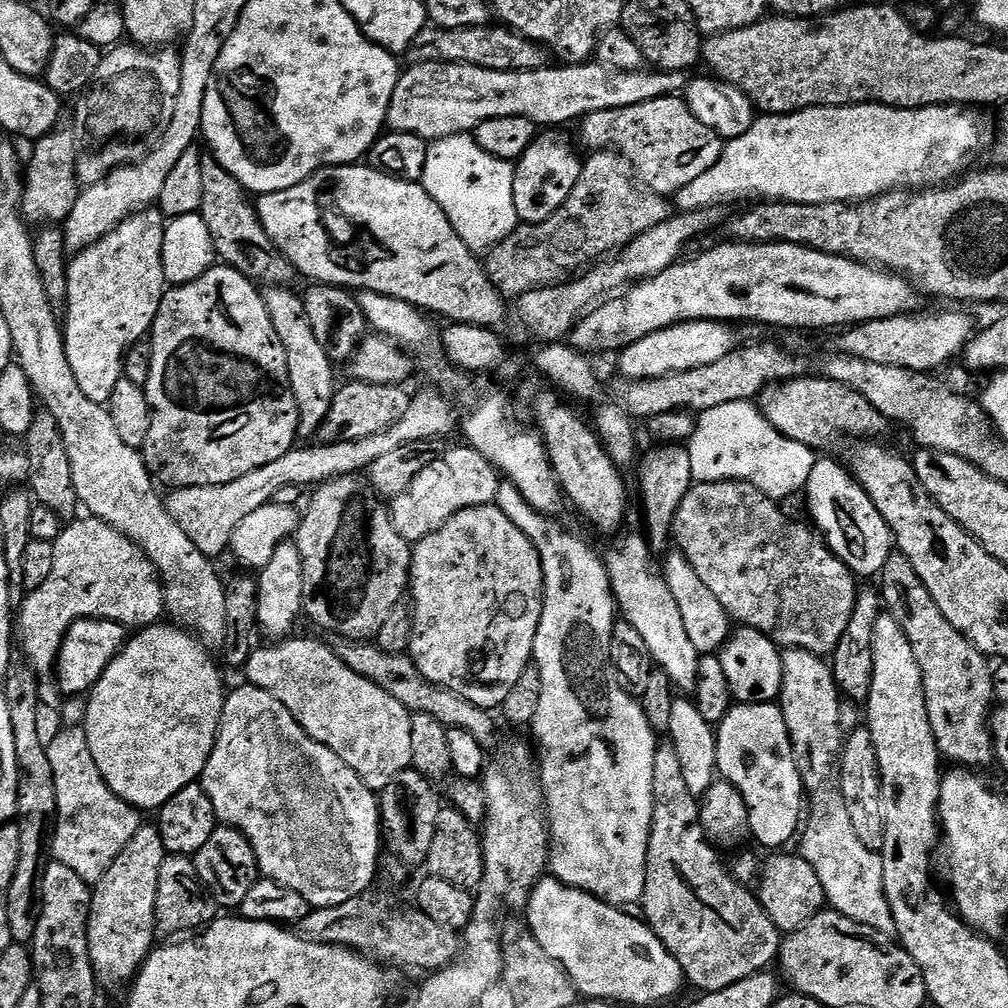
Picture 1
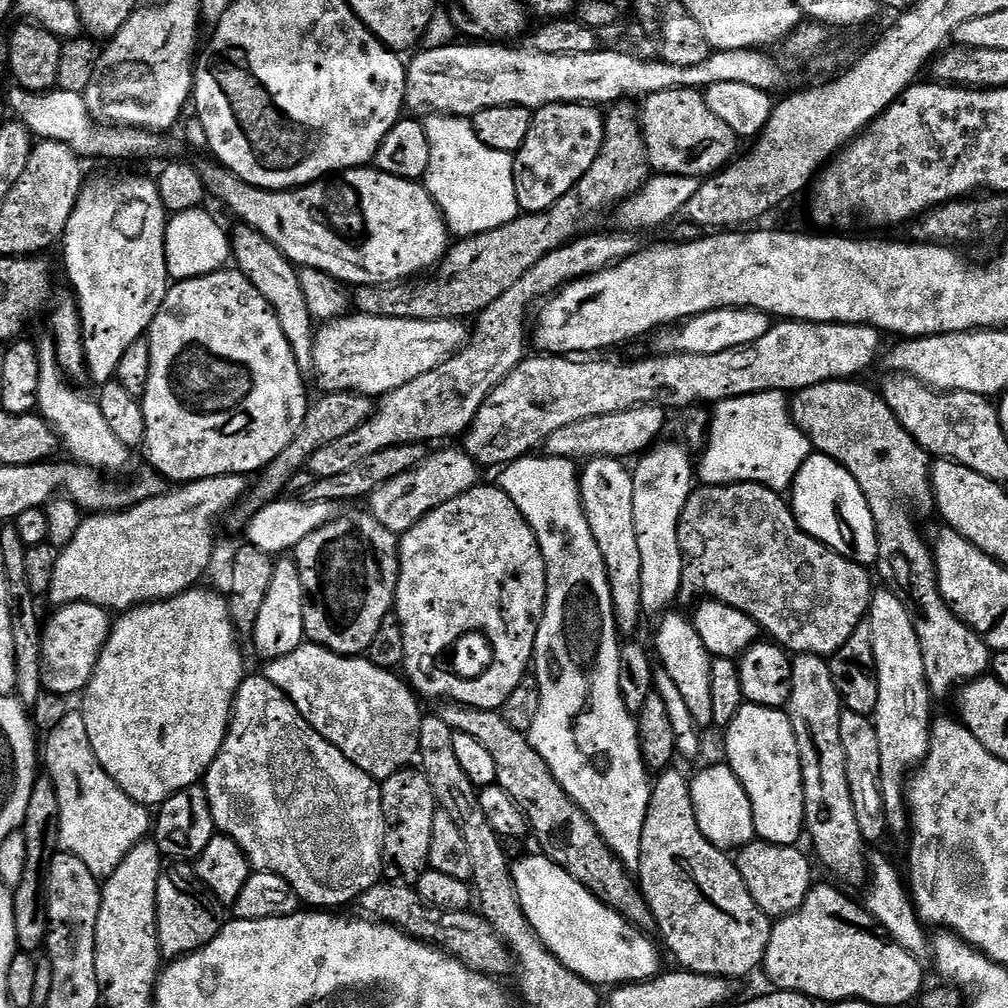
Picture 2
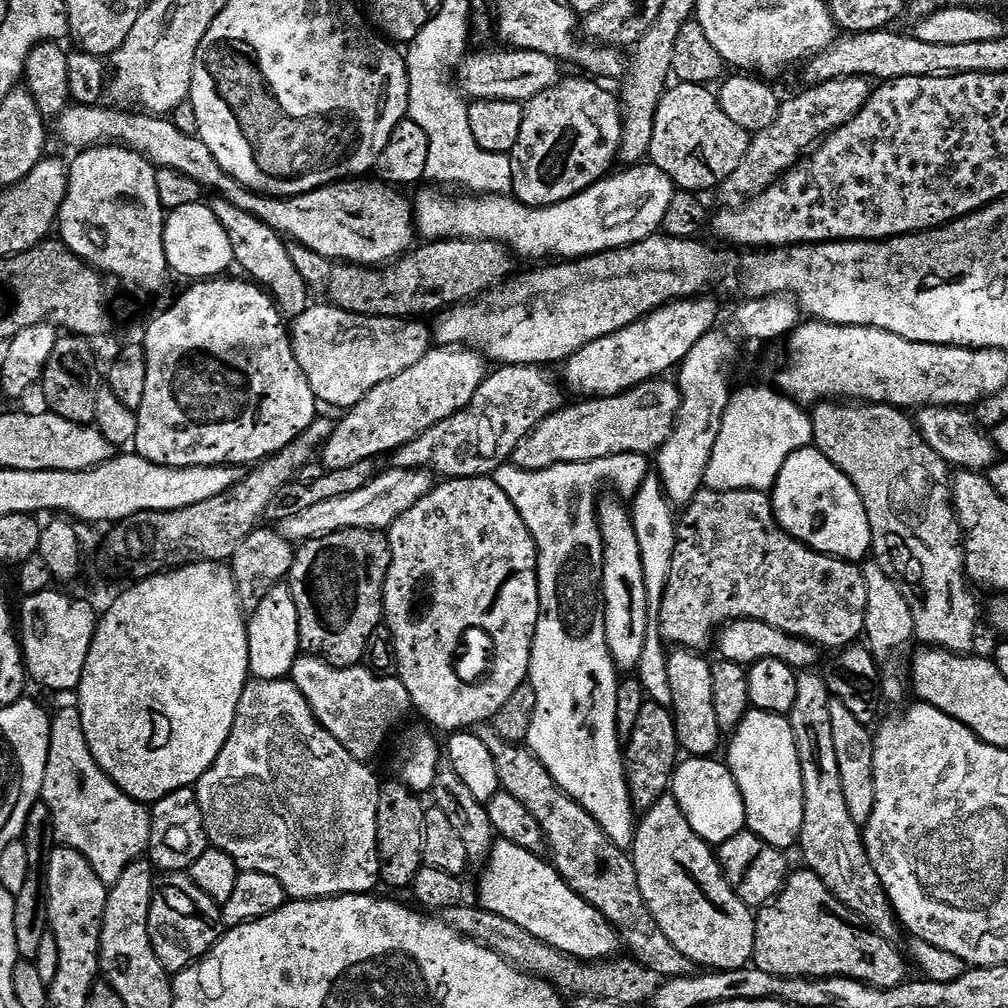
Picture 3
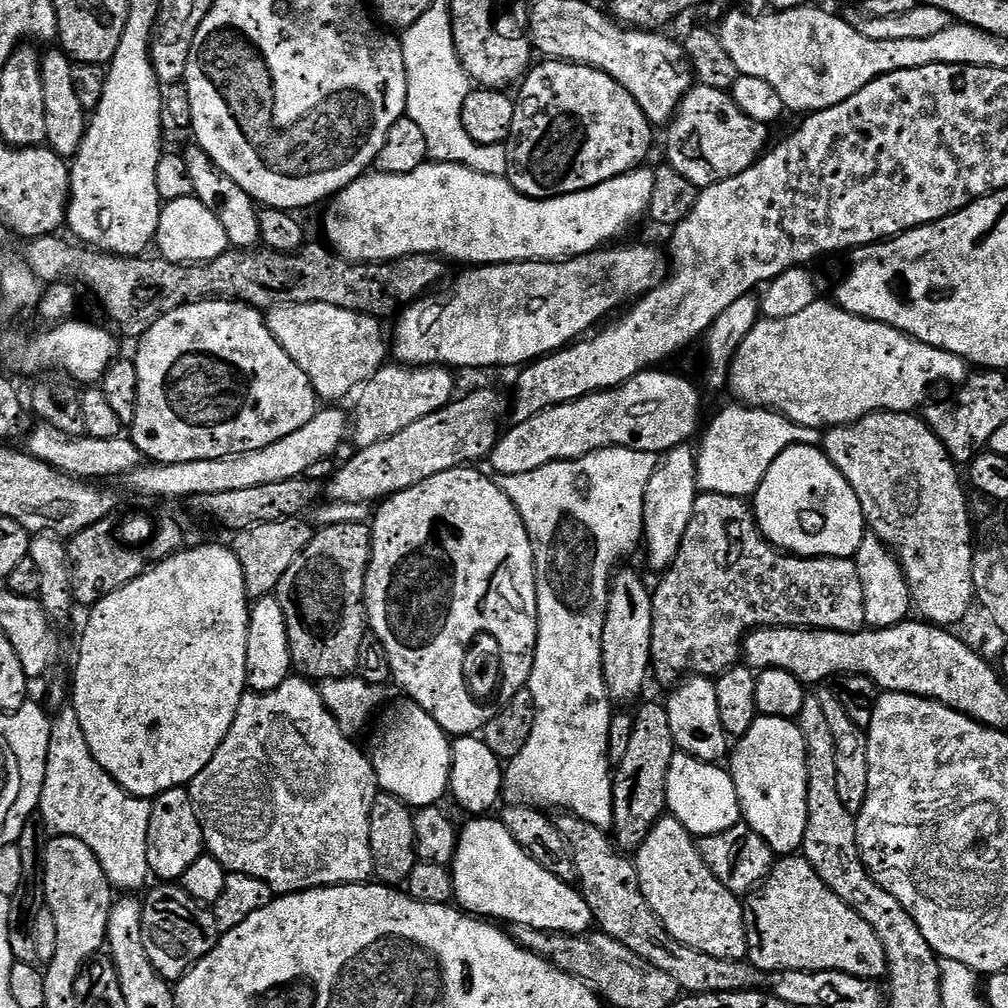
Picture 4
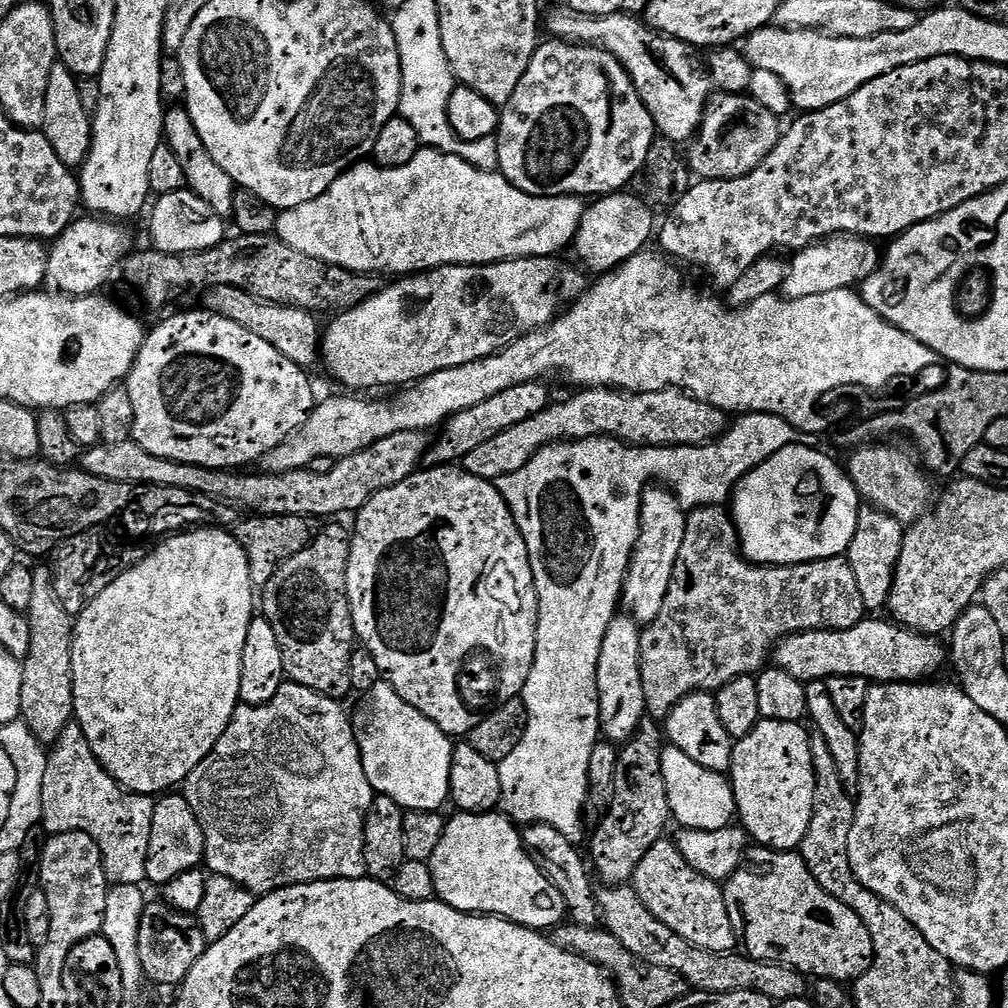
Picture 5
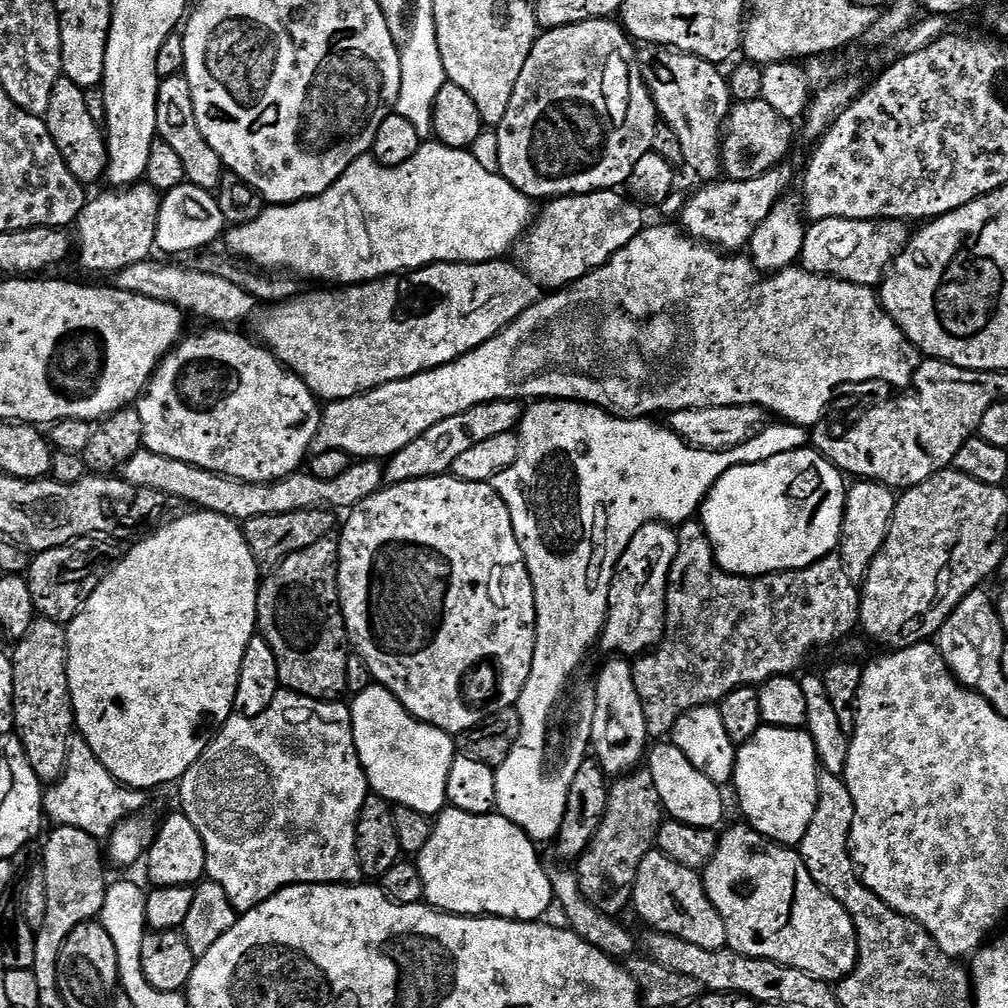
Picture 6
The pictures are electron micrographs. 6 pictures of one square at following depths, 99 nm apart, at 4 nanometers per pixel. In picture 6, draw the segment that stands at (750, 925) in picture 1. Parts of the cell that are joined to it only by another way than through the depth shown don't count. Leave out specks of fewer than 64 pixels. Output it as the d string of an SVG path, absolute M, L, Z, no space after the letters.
M653 850L642 858L638 878L632 886L632 904L637 914L657 933L677 936L706 950L728 948L728 928L708 895L701 873L671 860L665 852Z

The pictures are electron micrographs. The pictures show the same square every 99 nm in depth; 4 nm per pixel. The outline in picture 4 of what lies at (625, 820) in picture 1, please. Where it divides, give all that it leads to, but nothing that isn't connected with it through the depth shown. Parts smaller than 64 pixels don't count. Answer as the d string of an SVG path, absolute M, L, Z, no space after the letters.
M603 448L597 452L586 454L577 460L555 460L552 464L542 466L530 474L514 474L499 477L498 483L514 502L526 530L530 534L530 542L536 559L536 617L538 618L538 638L536 639L536 661L532 667L532 676L528 679L526 688L531 692L536 703L536 721L530 730L530 738L526 738L526 746L512 760L507 761L504 774L503 799L509 805L530 804L541 810L560 808L565 813L582 818L594 826L605 830L611 829L614 818L614 802L612 801L612 777L614 775L613 761L608 759L608 731L612 725L614 704L608 694L602 670L602 634L608 613L608 589L614 573L623 556L628 556L641 543L644 534L644 495L646 482L650 482L650 474L656 468L657 461L653 453L635 452L629 448Z

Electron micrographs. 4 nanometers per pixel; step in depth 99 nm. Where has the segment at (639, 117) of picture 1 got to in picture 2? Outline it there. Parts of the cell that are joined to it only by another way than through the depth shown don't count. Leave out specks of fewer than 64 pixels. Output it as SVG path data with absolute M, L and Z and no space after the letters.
M675 88L655 92L643 104L638 112L640 126L644 129L649 165L657 173L708 178L733 159L731 156L736 152L738 137L722 118L718 118L718 114L714 114L714 110L710 110L710 106L706 106L703 91Z

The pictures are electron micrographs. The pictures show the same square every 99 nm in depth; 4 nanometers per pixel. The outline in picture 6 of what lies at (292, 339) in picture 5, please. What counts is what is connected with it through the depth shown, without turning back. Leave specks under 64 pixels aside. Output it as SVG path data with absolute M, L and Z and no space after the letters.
M156 259L134 262L119 269L114 276L115 288L172 304L189 317L201 316L204 320L212 320L208 322L216 326L237 325L234 323L246 319L255 310L255 298L242 285L235 284L224 276L215 276L212 272L203 272L200 268L187 268L184 264L163 264Z

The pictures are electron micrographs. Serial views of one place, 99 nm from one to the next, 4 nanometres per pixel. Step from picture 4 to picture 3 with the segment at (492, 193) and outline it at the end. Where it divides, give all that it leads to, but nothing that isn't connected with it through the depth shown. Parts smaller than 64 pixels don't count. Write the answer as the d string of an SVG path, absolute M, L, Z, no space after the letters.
M641 162L635 166L628 166L623 169L625 172L619 170L613 171L611 174L604 177L603 180L592 184L585 192L579 192L576 196L571 196L568 200L563 200L557 204L549 204L542 208L533 208L529 205L520 203L519 200L513 198L508 194L460 194L464 196L443 196L435 187L424 188L421 187L417 194L416 200L414 196L414 227L425 241L431 242L434 240L494 240L507 246L517 257L520 256L552 256L548 258L579 258L581 256L592 256L596 252L608 252L612 248L624 248L628 244L637 244L646 238L657 235L661 231L661 224L666 218L666 210L670 207L672 195L674 193L674 185L667 174L657 168L651 162Z

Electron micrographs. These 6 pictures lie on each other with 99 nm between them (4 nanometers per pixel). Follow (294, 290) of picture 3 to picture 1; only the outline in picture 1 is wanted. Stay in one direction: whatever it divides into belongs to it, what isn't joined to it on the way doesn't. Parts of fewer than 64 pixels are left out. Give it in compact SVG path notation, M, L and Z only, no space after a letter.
M272 286L265 291L263 297L267 309L270 310L274 328L282 339L283 348L287 351L287 370L290 374L291 390L299 410L299 435L315 437L327 420L329 408L336 396L338 379L336 380L334 376L333 361L313 332L303 299L299 295L296 296L292 290L284 286Z

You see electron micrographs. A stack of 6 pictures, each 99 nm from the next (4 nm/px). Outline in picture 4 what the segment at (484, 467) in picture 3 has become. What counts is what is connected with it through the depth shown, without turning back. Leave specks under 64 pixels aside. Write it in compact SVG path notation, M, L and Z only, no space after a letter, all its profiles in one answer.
M480 388L469 396L453 399L442 410L418 418L390 438L382 438L374 446L353 451L353 456L326 481L327 499L334 504L367 504L383 501L396 492L410 490L434 474L451 468L475 465L475 460L491 457L502 435L500 419L506 416L506 404L492 388Z

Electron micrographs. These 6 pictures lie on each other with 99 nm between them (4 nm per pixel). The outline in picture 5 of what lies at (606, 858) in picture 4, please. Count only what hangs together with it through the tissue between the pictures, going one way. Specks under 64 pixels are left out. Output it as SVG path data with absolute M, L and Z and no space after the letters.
M604 886L599 889L598 899L603 927L614 934L614 938L618 938L618 942L622 942L630 954L648 964L666 966L666 970L682 974L682 978L686 978L693 989L701 992L757 992L774 1002L799 1000L807 993L804 992L807 988L809 991L810 984L804 973L785 964L765 964L763 960L753 960L747 954L736 956L727 952L711 952L686 942L686 938L674 934L666 922L650 914L635 887Z

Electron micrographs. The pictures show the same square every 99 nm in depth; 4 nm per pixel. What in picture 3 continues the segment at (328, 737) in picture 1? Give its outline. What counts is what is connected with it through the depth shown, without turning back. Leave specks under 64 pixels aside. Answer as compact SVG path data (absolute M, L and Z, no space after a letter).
M301 654L294 662L290 679L306 698L310 710L316 715L316 721L334 738L338 738L338 742L342 742L342 746L346 746L346 750L354 758L372 762L372 759L383 750L388 735L407 718L408 712L411 713L413 707L406 686L395 675L375 676L370 669L364 667L335 668L316 656Z

